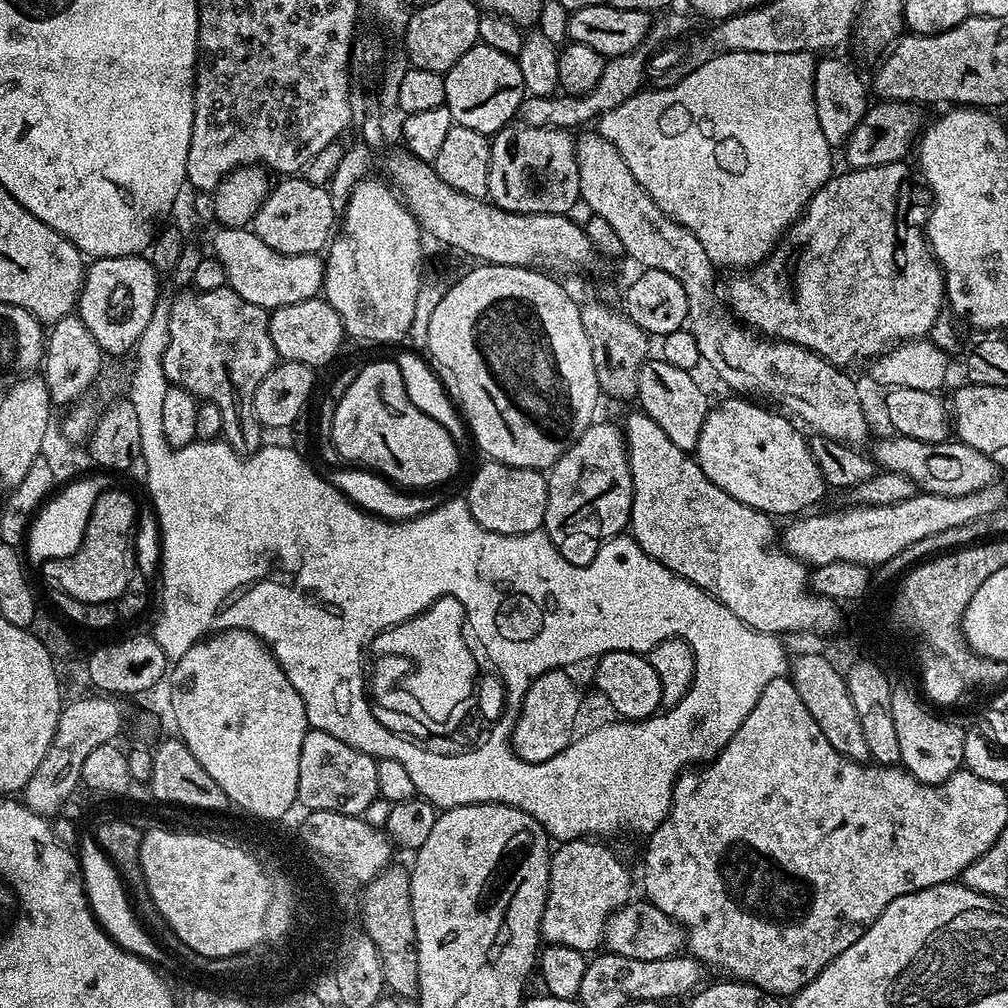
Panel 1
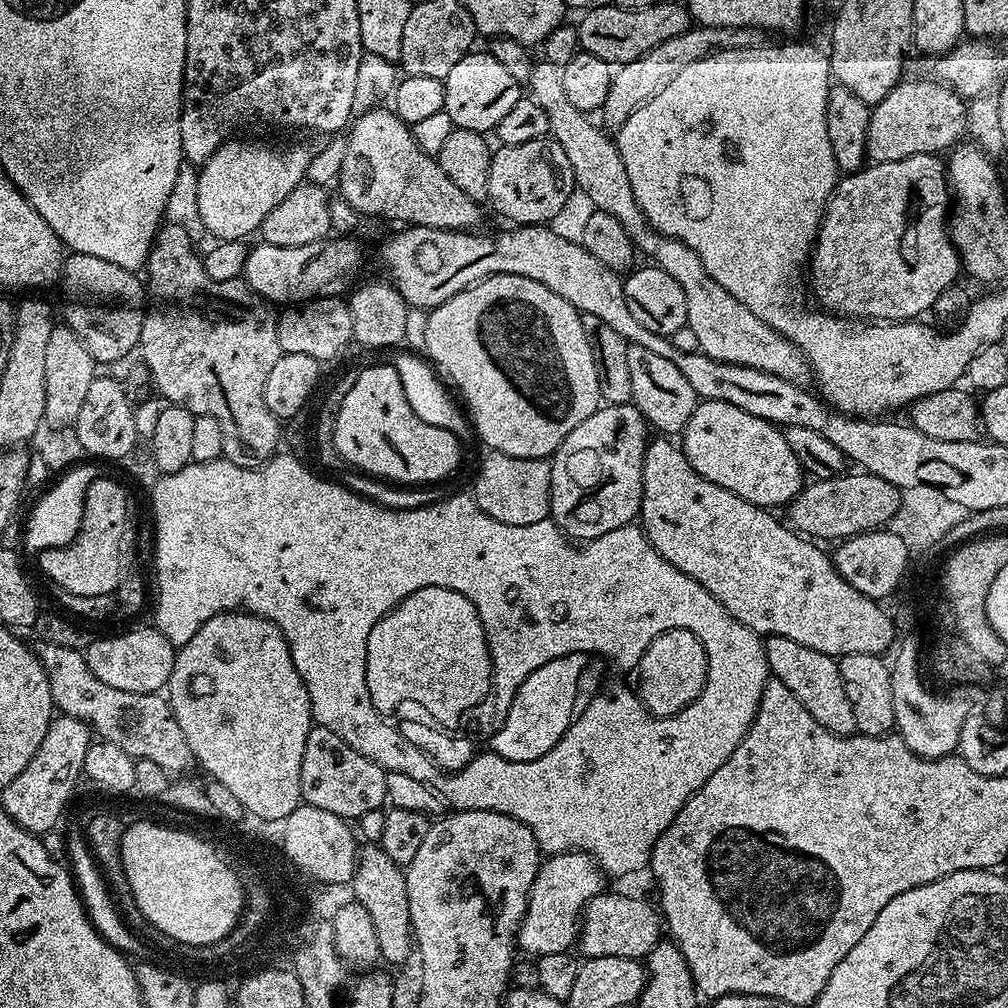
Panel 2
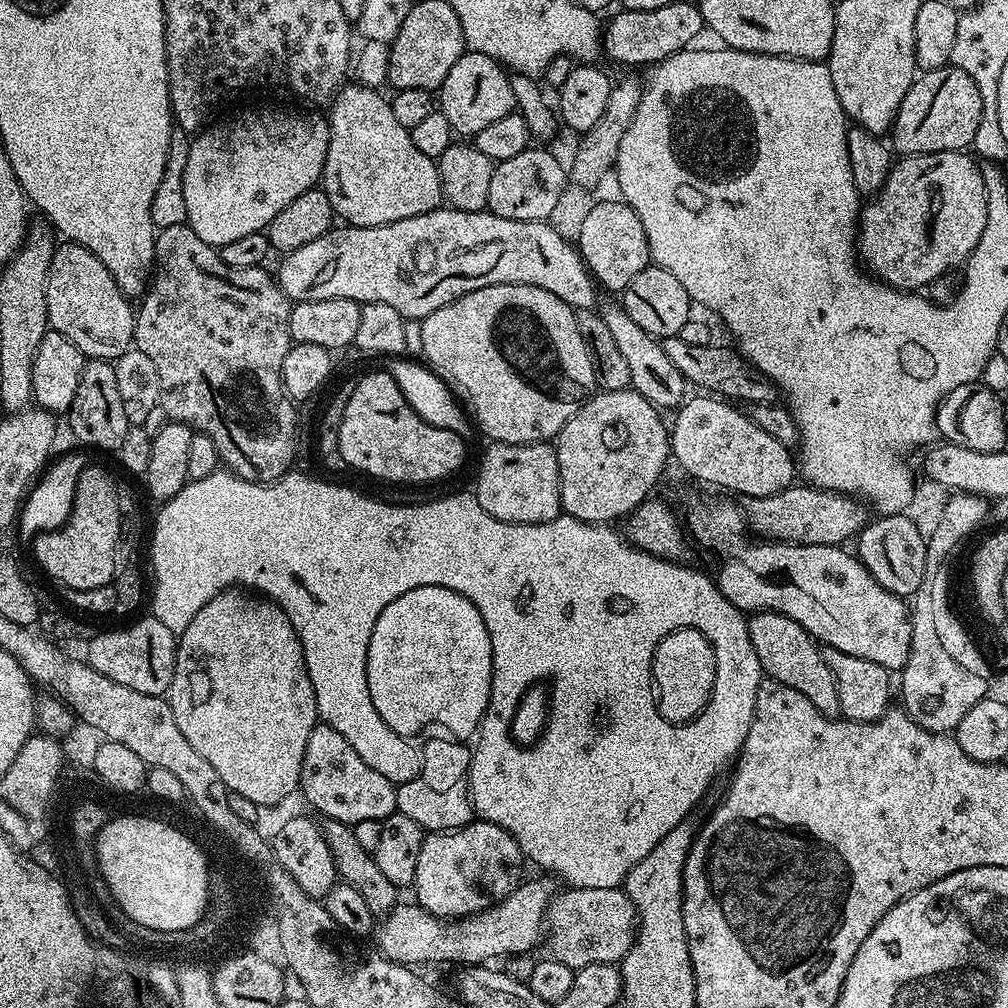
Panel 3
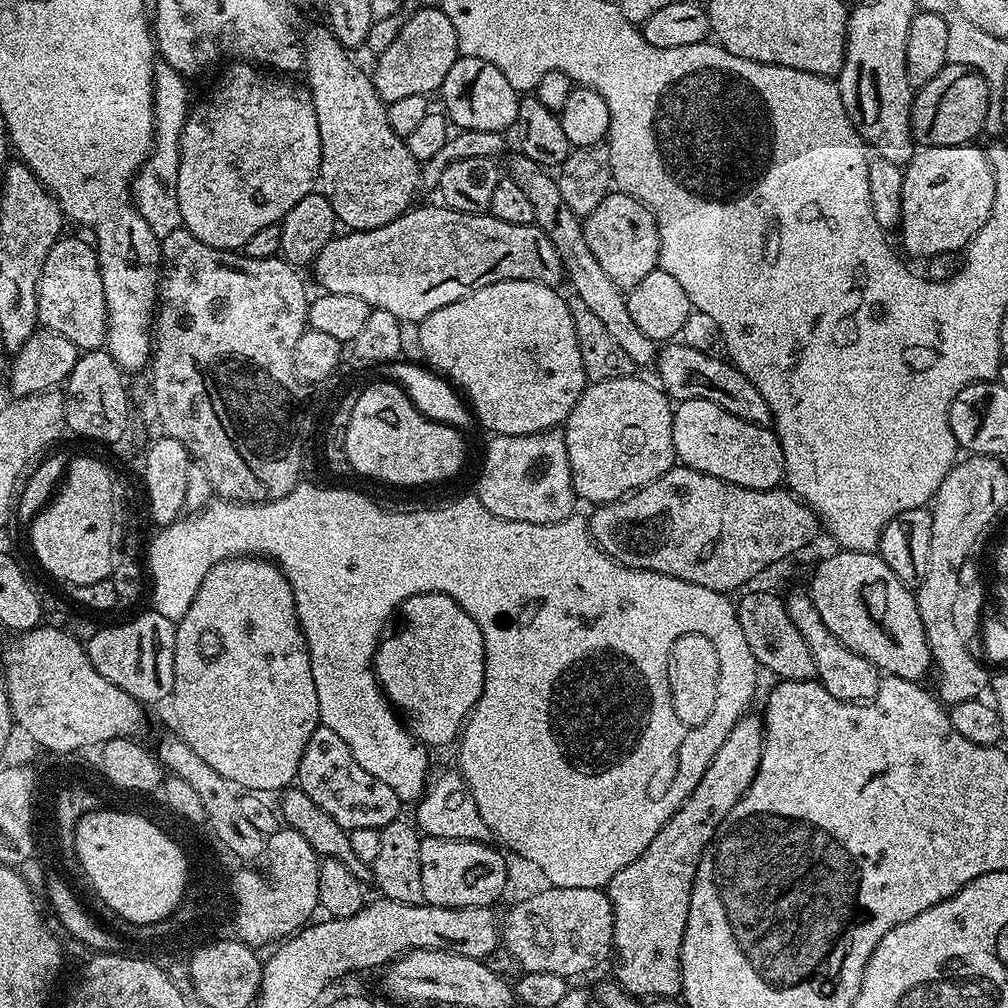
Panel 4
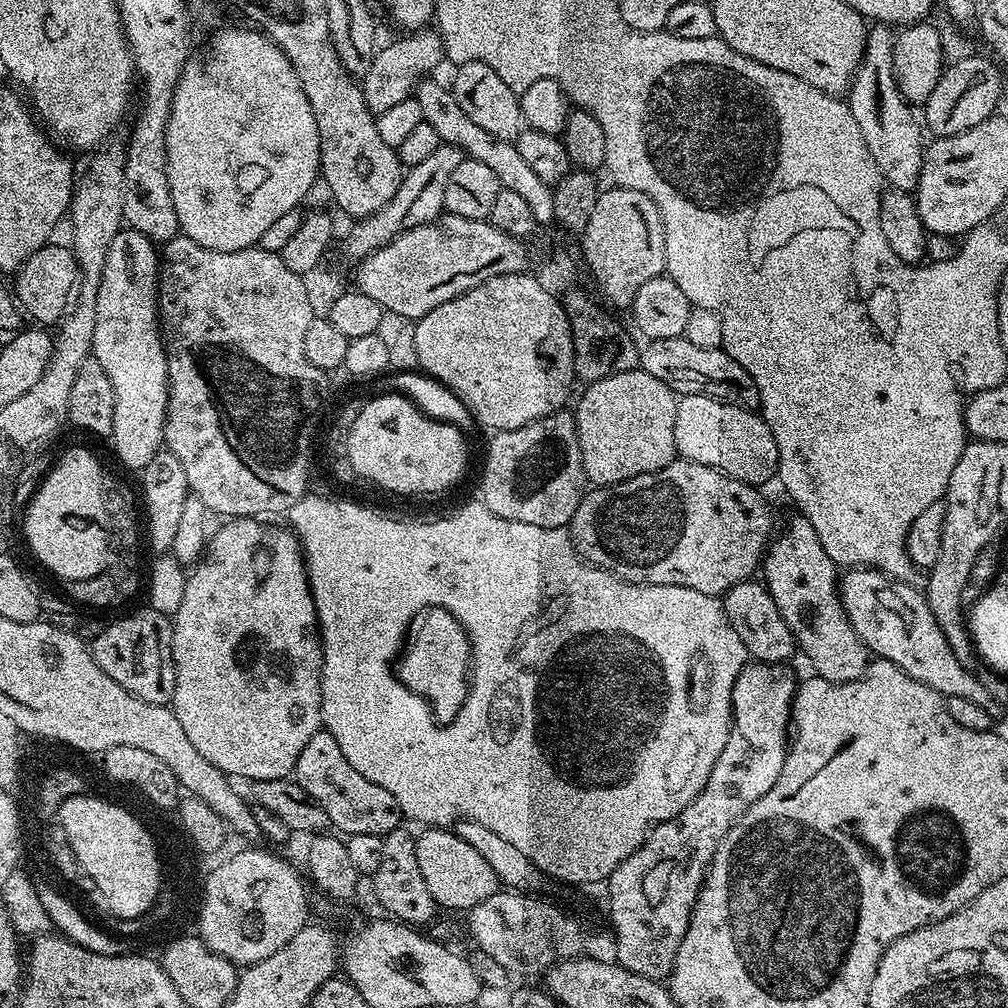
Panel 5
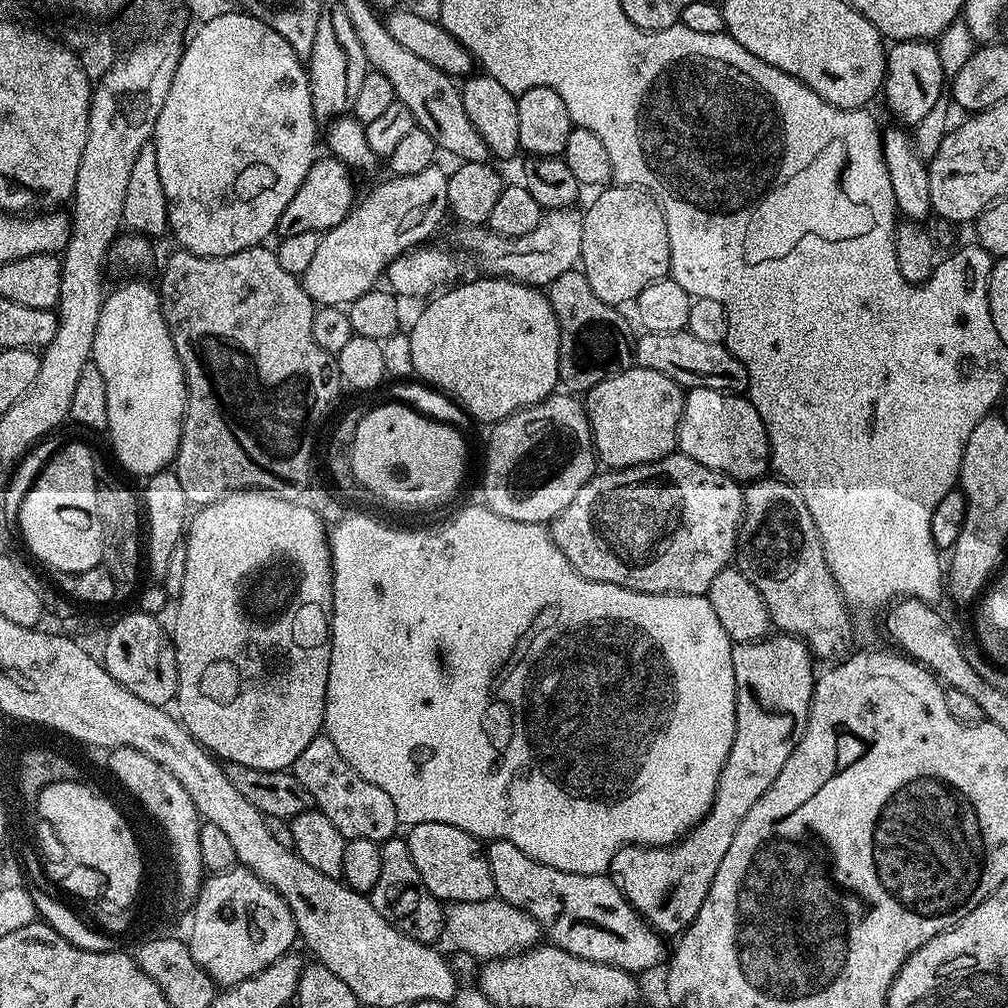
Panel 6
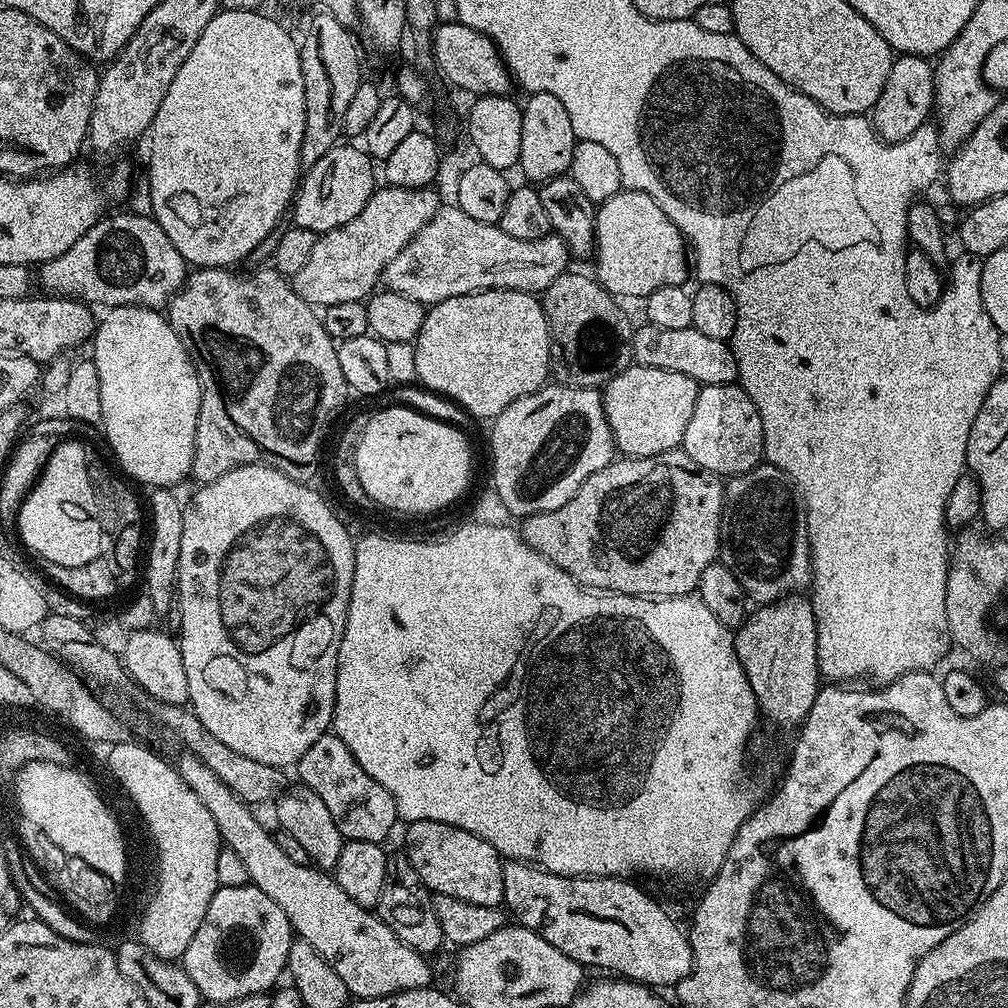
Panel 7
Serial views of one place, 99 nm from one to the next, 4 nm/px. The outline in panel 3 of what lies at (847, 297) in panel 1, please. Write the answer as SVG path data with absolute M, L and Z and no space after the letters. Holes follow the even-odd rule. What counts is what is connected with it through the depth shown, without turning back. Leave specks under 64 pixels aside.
M967 151L905 155L893 163L880 191L860 209L858 248L862 253L863 263L885 284L894 288L927 289L928 284L940 275L952 269L959 269L967 261L974 246L978 246L978 238L982 238L982 230L986 230L987 201L988 195L982 182L980 164Z

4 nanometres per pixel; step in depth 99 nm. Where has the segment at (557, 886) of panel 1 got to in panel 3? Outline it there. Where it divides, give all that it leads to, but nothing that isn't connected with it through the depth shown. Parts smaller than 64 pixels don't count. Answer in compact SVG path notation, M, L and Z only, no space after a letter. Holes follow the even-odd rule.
M540 874L537 880L527 880L517 884L506 899L472 916L441 918L415 902L397 903L375 929L374 937L380 943L378 951L388 960L409 966L440 964L443 960L450 960L459 966L484 966L496 962L496 959L499 961L501 958L531 953L532 947L545 939L548 906L558 888L544 874Z

